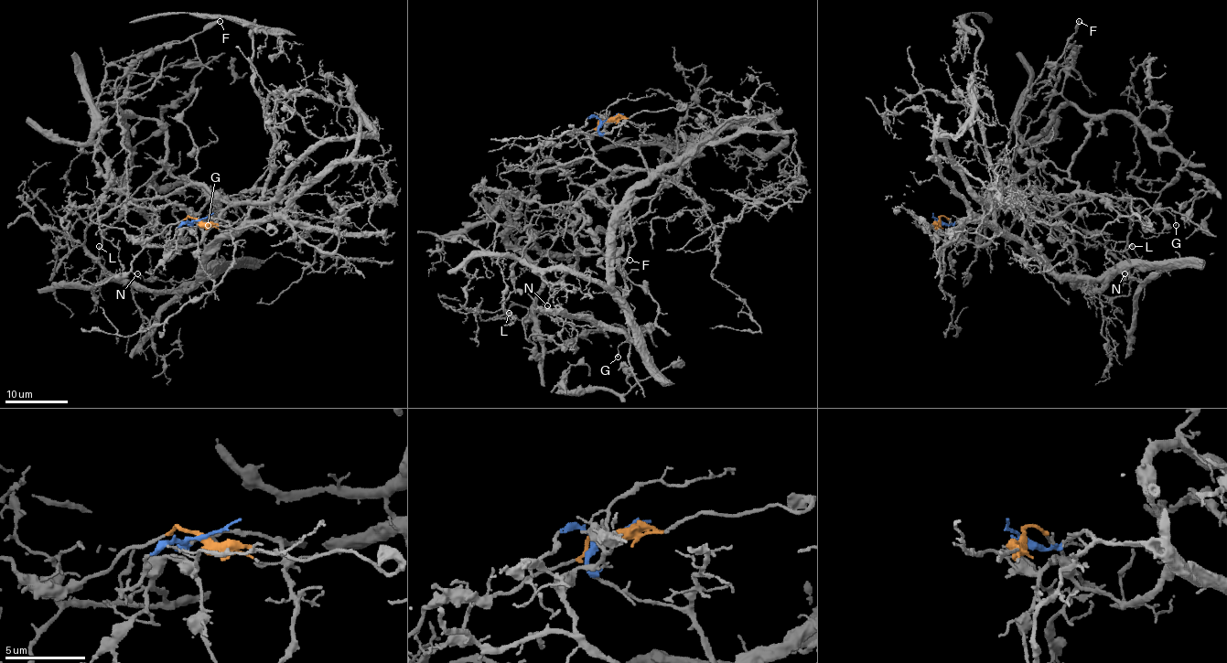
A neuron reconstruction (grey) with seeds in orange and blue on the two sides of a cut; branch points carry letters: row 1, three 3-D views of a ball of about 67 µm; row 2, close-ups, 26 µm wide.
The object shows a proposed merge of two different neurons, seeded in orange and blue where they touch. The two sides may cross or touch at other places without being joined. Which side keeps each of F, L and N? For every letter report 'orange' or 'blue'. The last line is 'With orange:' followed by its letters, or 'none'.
F: orange
L: blue
N: blue
With orange: F

